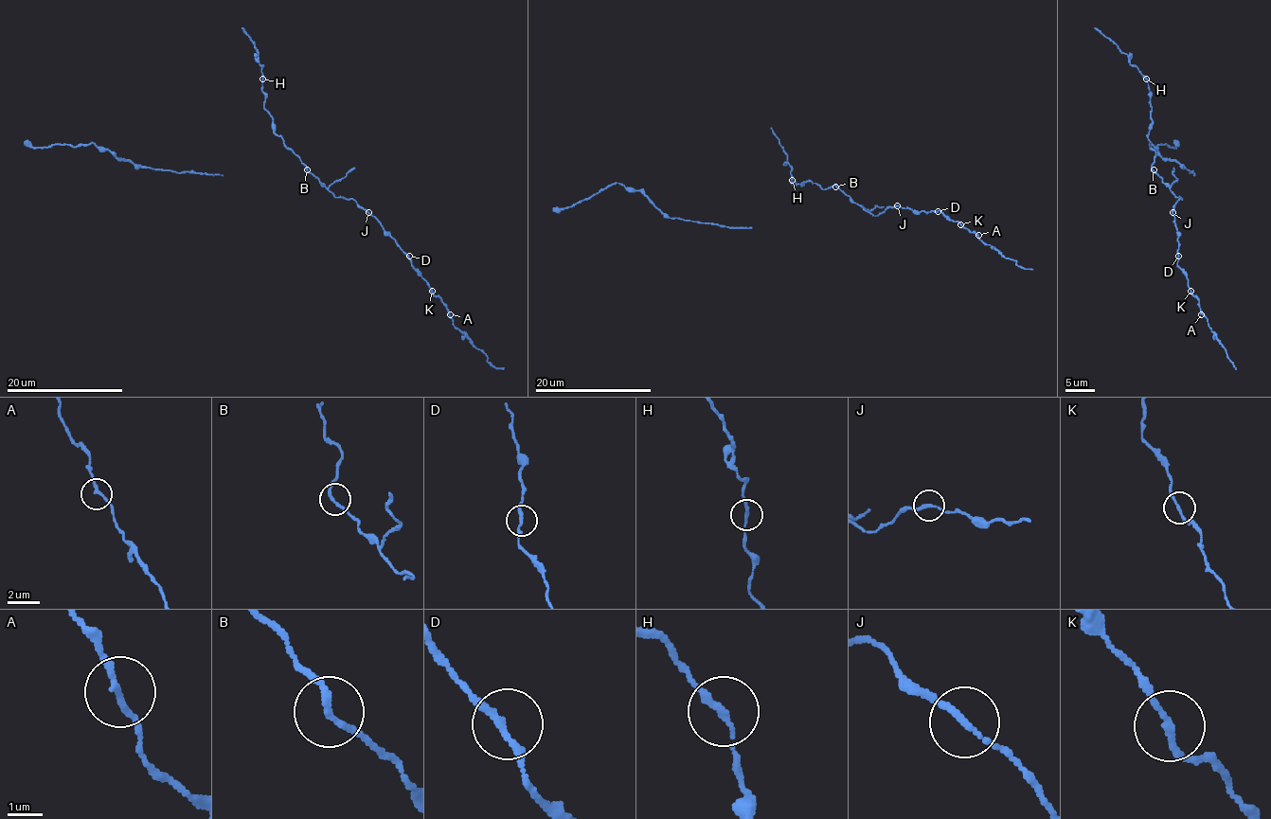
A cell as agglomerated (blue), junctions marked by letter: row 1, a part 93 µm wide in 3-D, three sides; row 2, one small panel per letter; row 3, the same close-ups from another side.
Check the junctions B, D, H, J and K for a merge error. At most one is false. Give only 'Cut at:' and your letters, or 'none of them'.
Cut at: K

